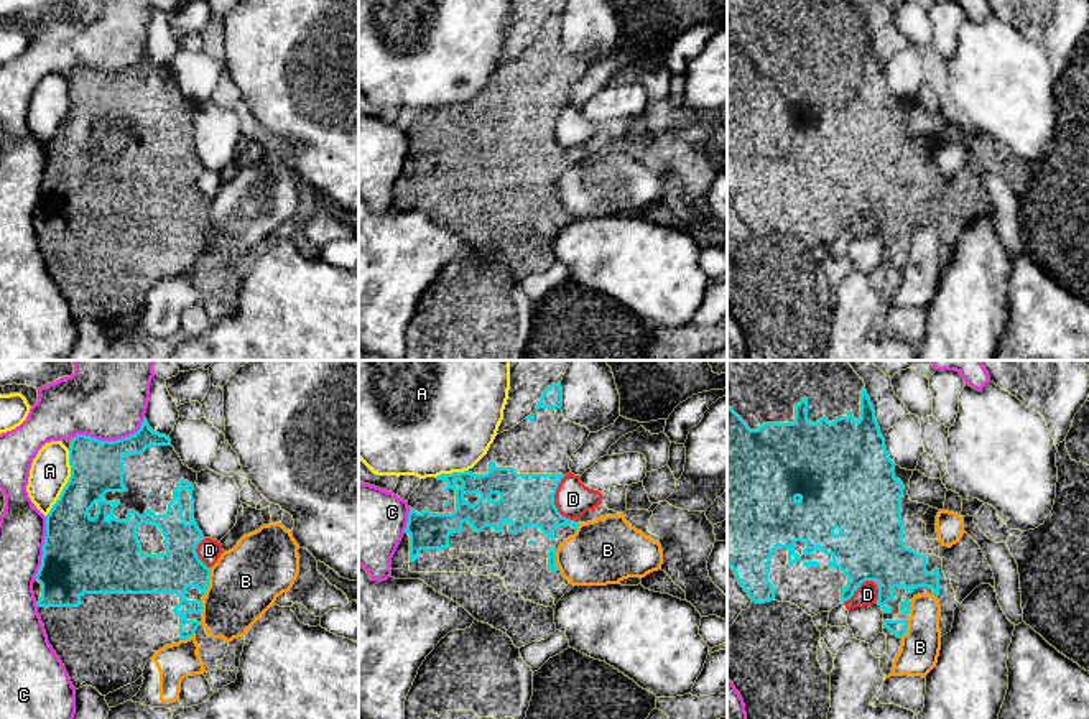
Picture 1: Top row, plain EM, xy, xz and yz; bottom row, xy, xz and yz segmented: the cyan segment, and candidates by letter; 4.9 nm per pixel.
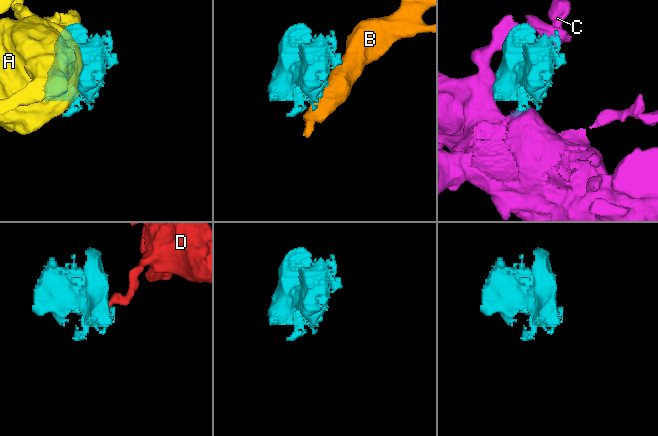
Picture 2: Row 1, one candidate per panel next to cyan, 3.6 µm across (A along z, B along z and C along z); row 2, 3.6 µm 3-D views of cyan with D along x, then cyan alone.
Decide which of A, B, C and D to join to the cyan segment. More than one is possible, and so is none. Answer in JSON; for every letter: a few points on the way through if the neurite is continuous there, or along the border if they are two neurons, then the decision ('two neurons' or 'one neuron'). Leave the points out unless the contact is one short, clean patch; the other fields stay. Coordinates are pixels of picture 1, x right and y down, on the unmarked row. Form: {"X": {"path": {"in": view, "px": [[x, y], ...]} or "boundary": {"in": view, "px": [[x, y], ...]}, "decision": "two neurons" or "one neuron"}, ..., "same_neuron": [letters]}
{"A": {"decision": "two neurons"}, "B": {"boundary": {"in": "xy", "px": [[211, 199], [204, 226]]}, "decision": "two neurons"}, "C": {"decision": "two neurons"}, "D": {"boundary": {"in": "xz", "px": [[565, 107], [555, 125], [555, 139], [563, 147], [578, 153]]}, "decision": "two neurons"}, "same_neuron": []}

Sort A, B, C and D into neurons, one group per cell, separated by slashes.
A / B C / D

